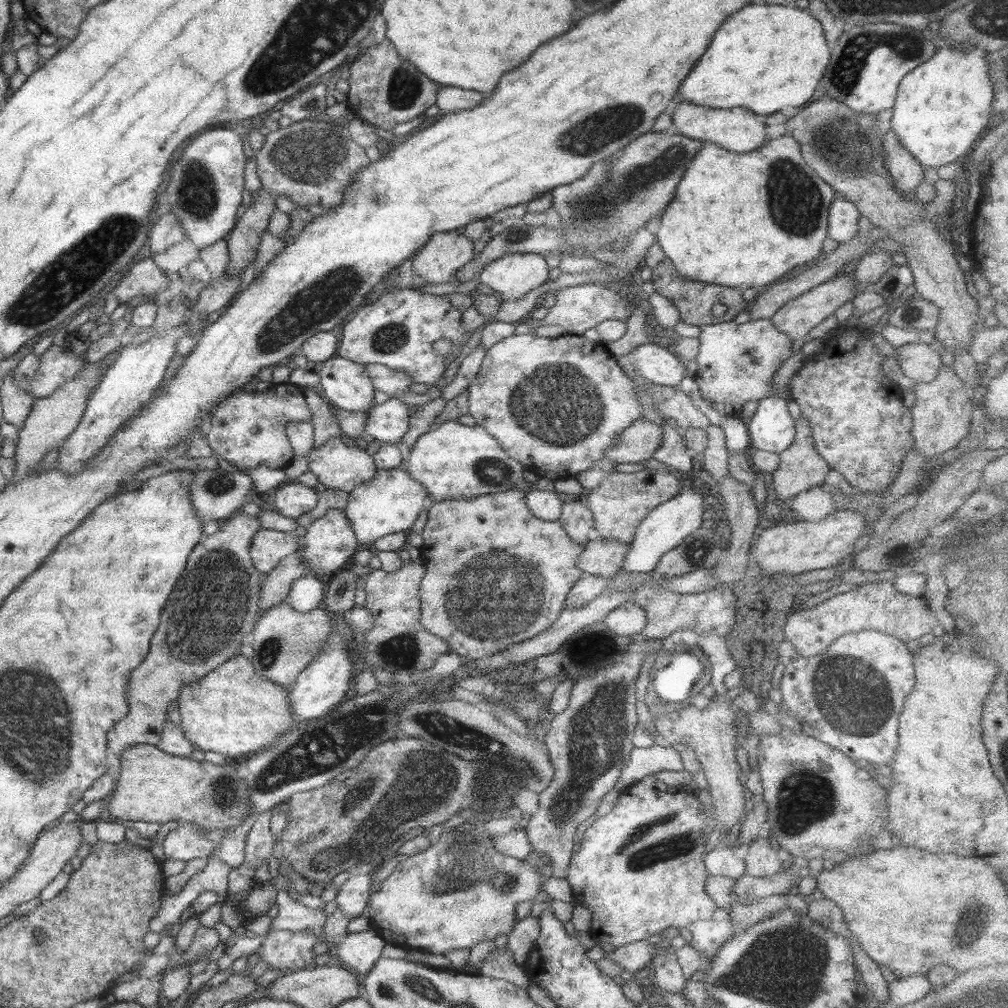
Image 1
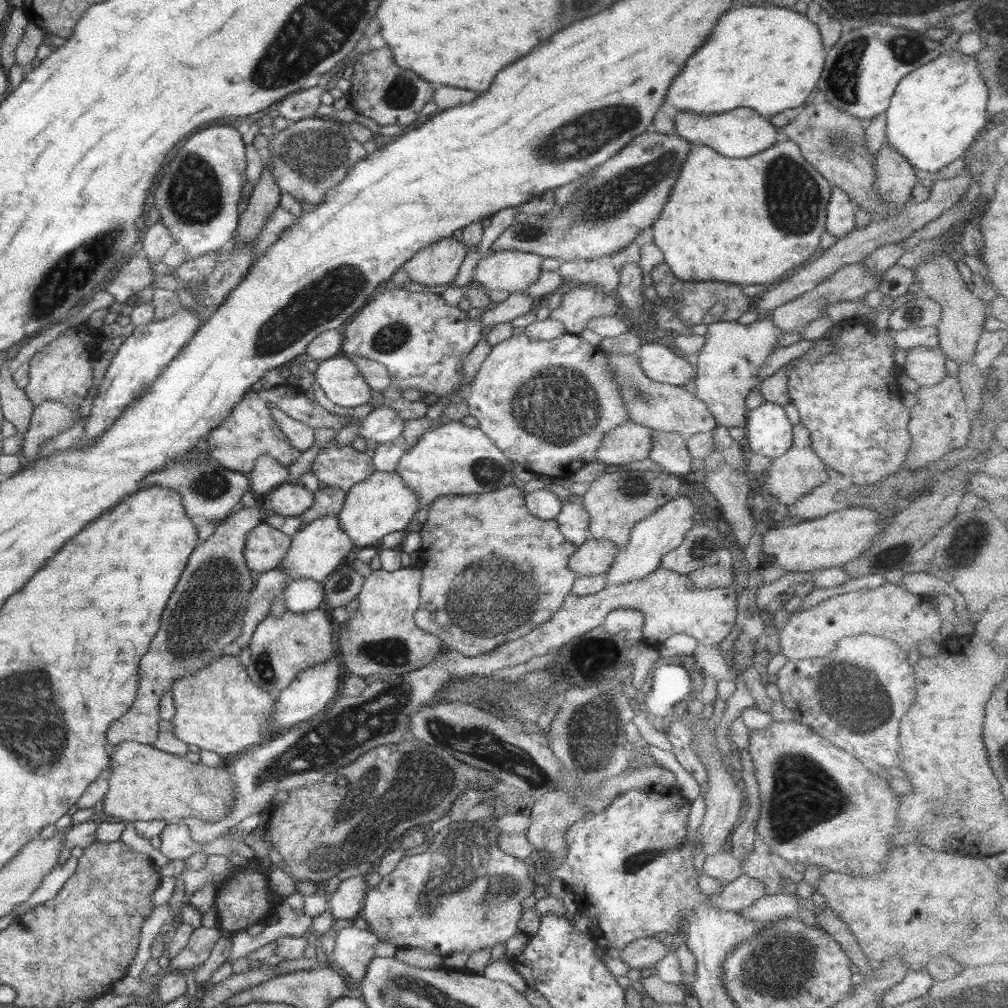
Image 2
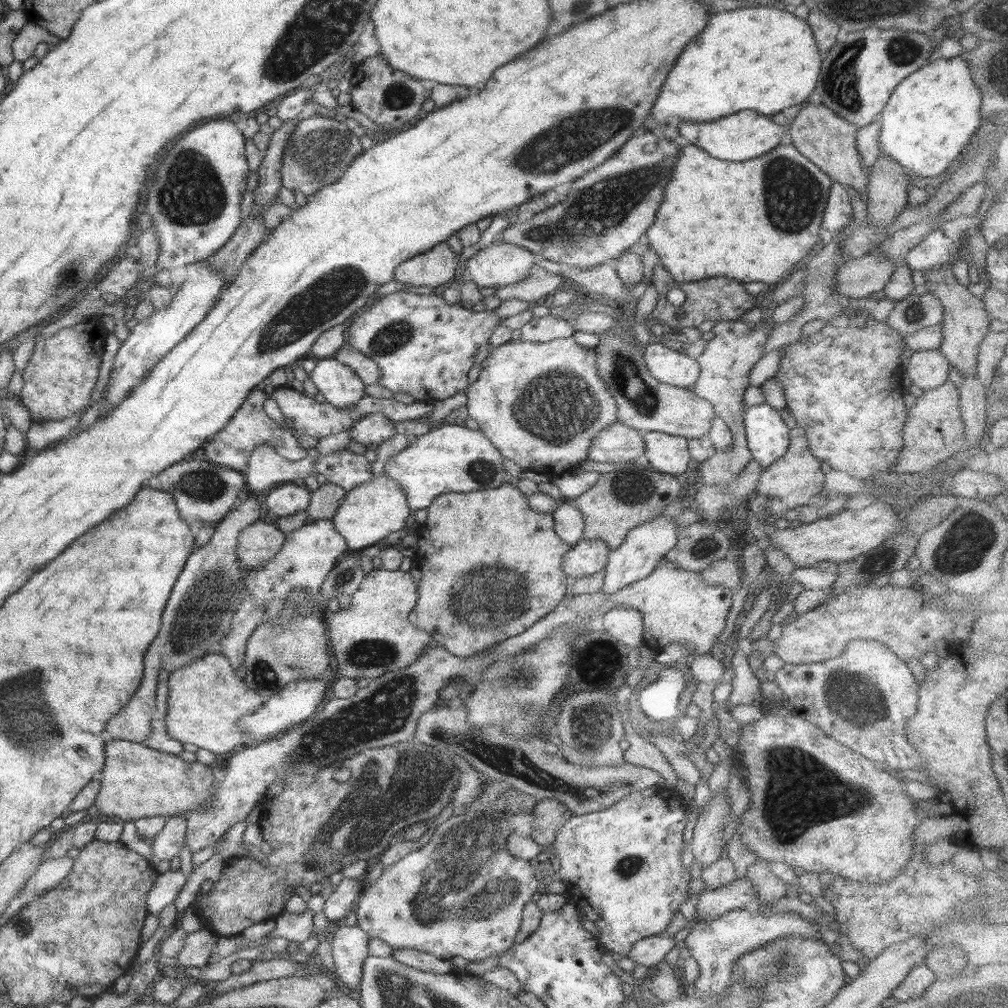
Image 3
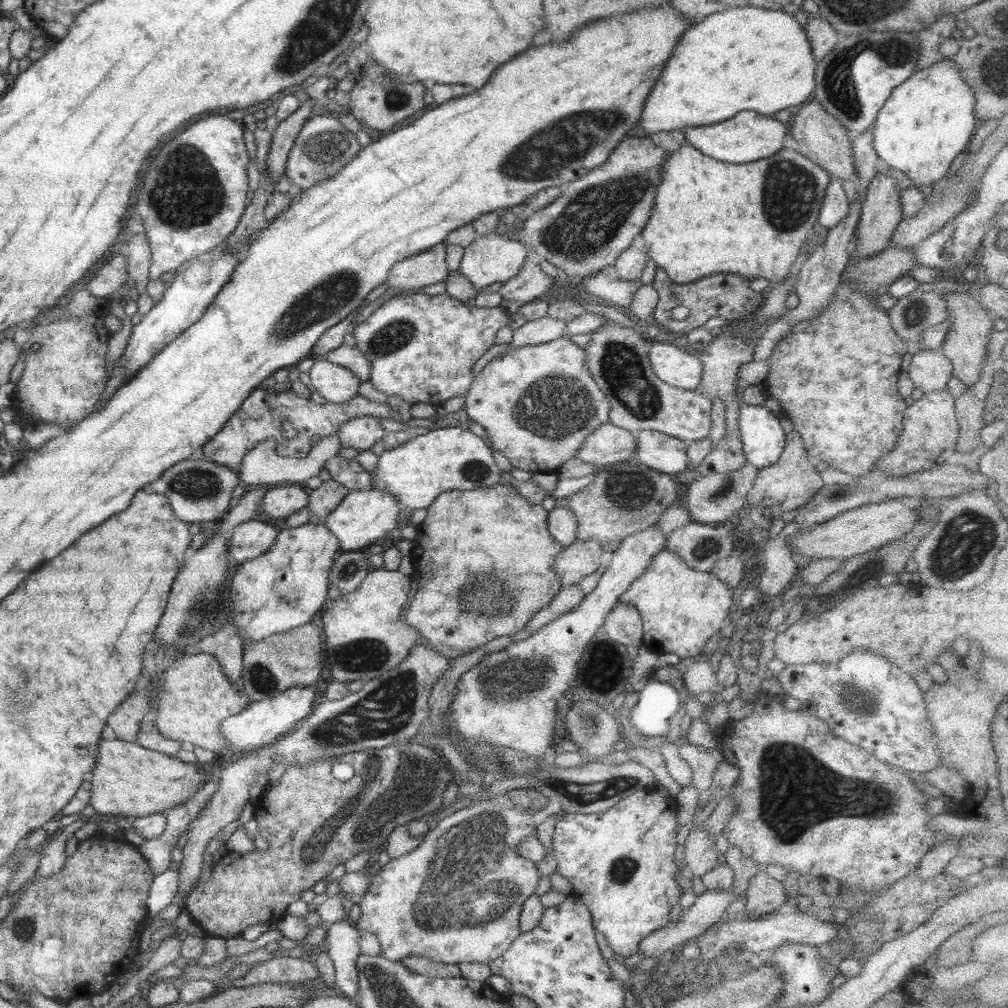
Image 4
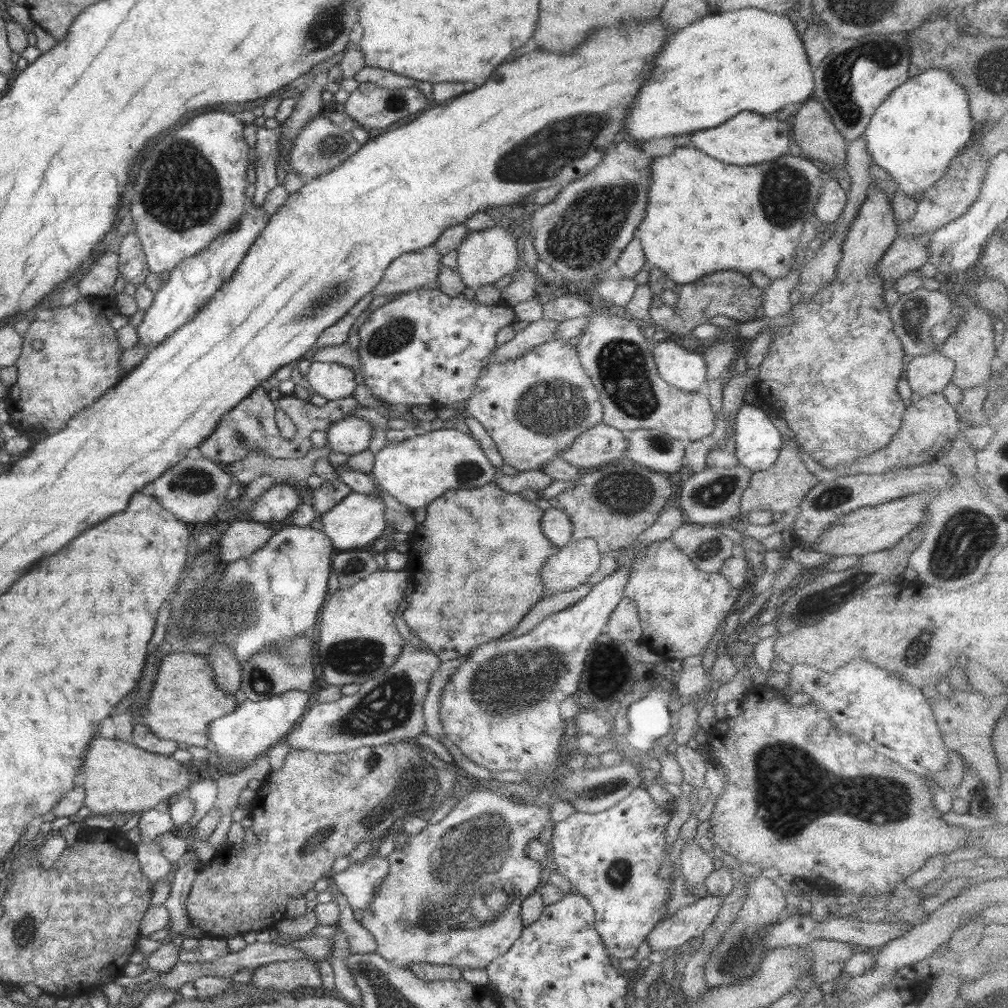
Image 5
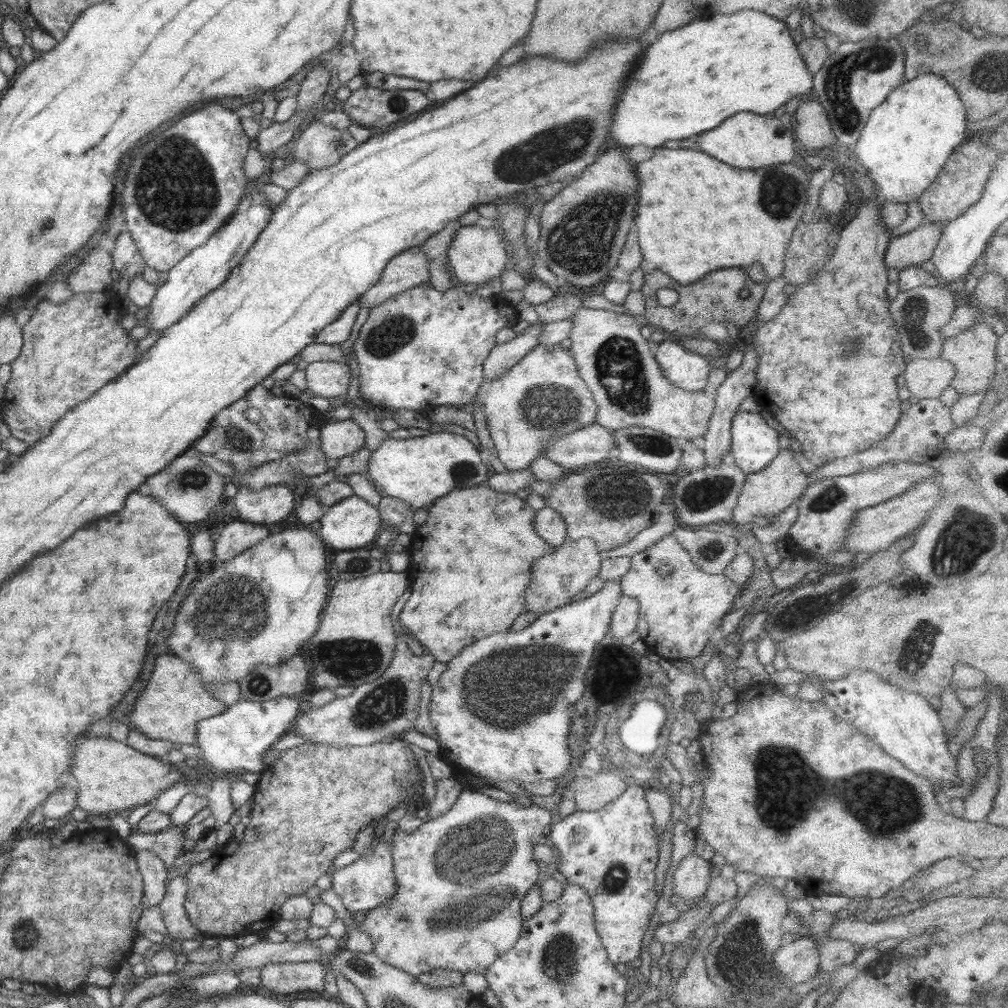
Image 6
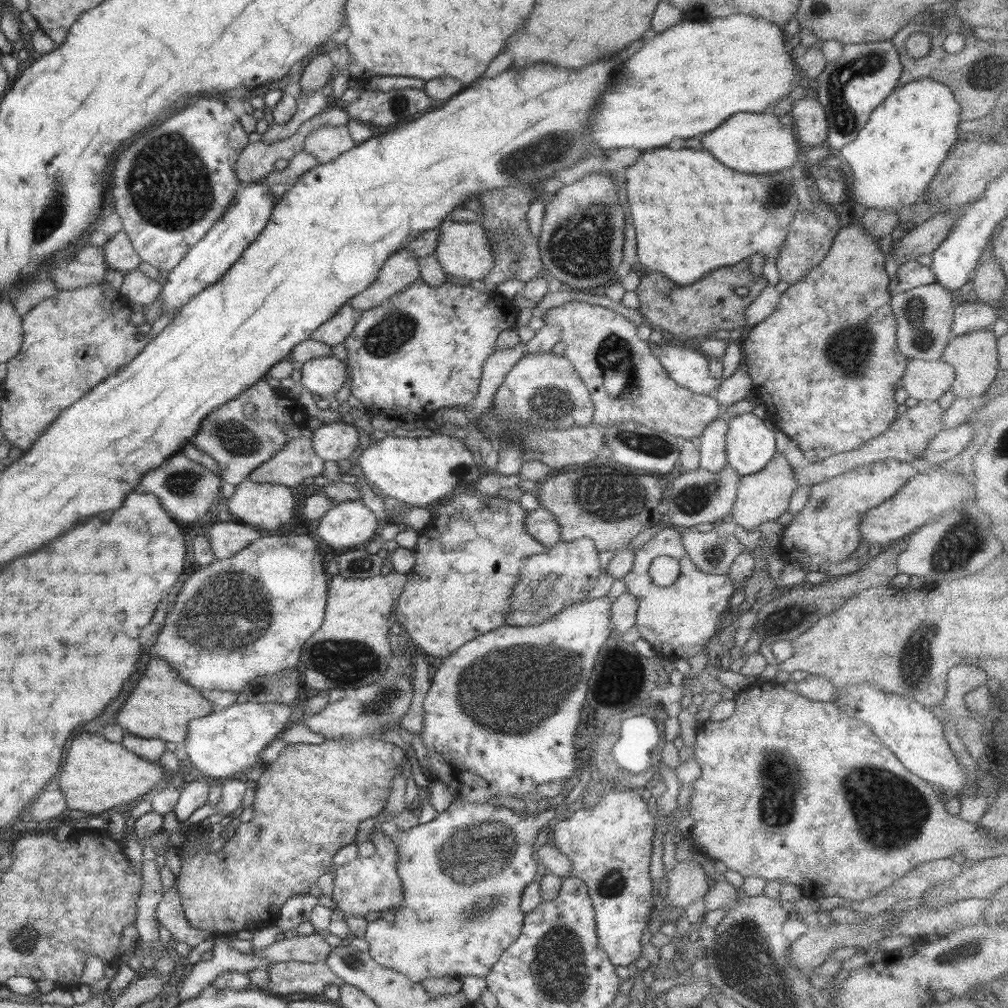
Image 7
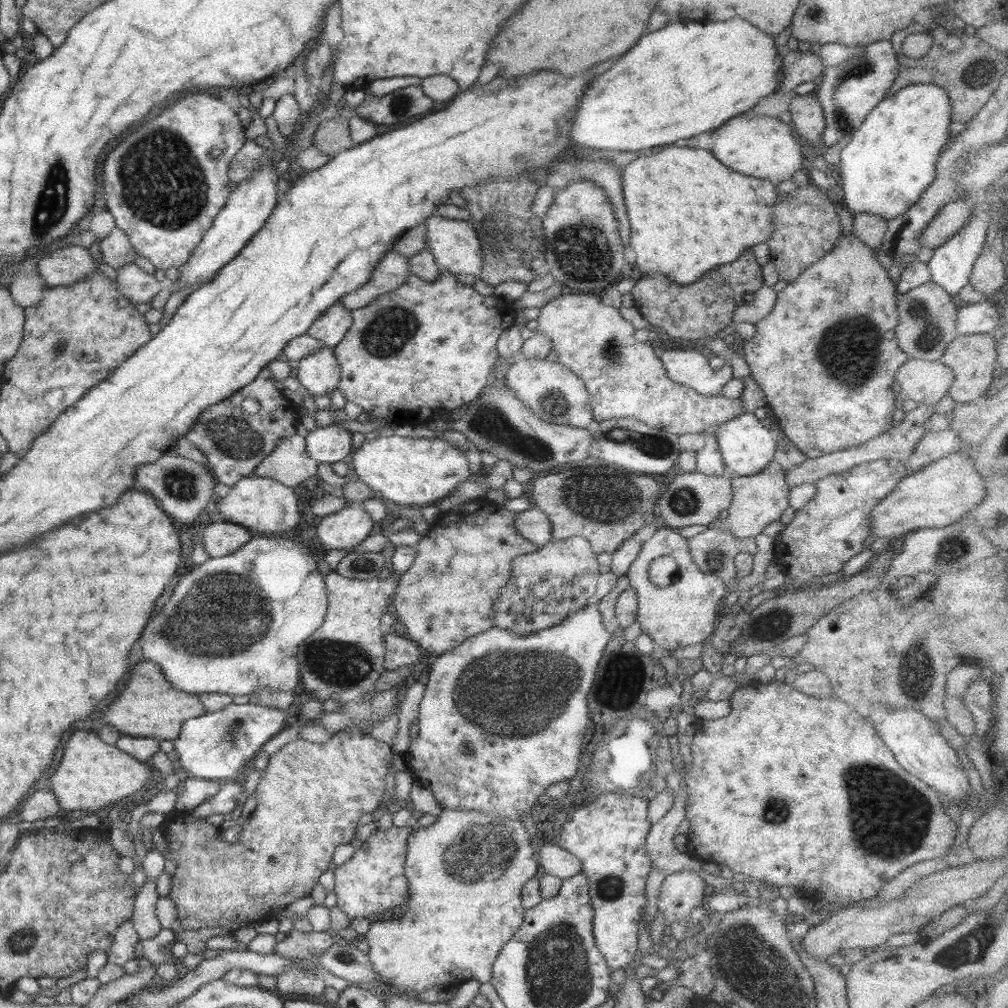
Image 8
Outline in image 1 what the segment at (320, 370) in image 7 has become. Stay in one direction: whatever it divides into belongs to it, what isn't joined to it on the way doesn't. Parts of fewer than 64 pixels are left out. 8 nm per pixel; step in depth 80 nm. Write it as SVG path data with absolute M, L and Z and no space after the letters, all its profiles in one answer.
M332 356L322 364L320 376L326 398L338 409L363 412L374 401L374 386L364 366Z

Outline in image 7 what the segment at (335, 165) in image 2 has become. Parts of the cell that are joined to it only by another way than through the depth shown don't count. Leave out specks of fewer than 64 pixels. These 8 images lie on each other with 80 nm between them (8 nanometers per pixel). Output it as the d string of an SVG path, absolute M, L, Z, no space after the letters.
M328 124L307 134L303 150L312 154L319 165L326 165L336 160L343 152L354 148L355 145L346 124L340 126Z

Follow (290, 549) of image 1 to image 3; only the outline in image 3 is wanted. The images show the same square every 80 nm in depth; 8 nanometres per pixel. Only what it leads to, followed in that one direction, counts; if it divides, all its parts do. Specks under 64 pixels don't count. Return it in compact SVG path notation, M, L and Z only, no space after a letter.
M261 519L247 526L240 532L237 544L237 555L242 568L248 570L264 566L280 552L284 539L285 533L276 525Z

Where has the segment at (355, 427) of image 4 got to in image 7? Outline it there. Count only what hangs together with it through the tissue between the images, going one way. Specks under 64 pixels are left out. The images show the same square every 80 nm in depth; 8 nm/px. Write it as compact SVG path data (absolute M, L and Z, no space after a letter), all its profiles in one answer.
M348 419L324 423L313 432L311 438L314 452L323 460L339 462L353 458L360 450L359 434Z

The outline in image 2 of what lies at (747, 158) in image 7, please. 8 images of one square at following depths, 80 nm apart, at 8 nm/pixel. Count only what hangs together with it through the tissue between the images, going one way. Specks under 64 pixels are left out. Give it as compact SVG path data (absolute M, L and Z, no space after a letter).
M735 108L720 114L699 115L690 111L677 111L674 118L675 133L690 144L702 144L714 149L726 158L746 158L770 148L776 140L776 129L769 117L755 110Z

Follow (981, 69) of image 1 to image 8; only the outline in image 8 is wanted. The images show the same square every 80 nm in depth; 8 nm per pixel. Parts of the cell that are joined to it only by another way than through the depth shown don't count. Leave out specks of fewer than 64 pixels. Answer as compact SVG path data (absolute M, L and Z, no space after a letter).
M918 83L897 90L892 96L882 99L863 120L863 125L852 135L840 153L840 168L844 181L844 198L852 215L875 214L892 220L904 214L934 182L936 161L950 142L952 105L946 91L934 83Z

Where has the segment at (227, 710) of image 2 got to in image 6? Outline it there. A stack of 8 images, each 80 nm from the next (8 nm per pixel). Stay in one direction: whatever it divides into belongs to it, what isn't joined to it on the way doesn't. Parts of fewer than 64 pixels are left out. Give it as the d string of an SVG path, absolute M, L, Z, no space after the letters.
M167 653L156 658L154 670L148 681L148 685L142 690L142 694L134 705L132 711L131 724L143 735L154 740L167 740L178 744L196 744L197 724L205 718L212 718L217 714L222 714L227 710L227 706L213 697L206 690L205 682L201 679L199 672L188 661L181 660L175 654Z

